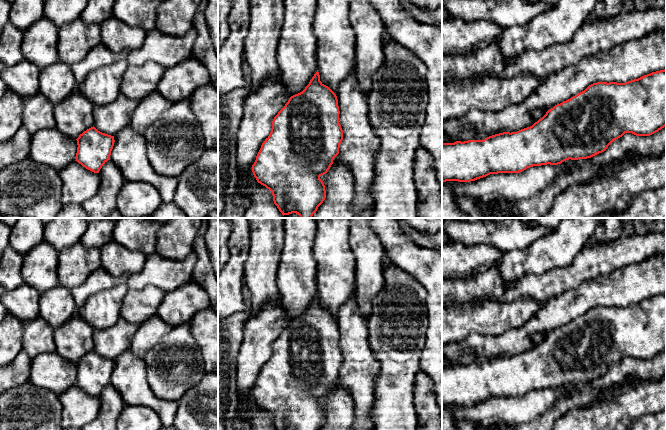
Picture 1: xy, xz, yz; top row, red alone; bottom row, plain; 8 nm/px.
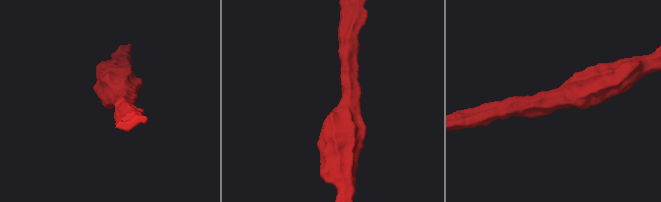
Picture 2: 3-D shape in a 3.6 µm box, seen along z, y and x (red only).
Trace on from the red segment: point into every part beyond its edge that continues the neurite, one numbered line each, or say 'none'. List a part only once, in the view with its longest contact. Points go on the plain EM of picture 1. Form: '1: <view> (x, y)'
none

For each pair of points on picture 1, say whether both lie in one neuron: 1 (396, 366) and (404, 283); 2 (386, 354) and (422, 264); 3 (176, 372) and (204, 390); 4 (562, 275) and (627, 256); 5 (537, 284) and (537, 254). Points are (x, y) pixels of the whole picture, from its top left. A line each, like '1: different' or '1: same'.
1: same
2: different
3: different
4: same
5: different

